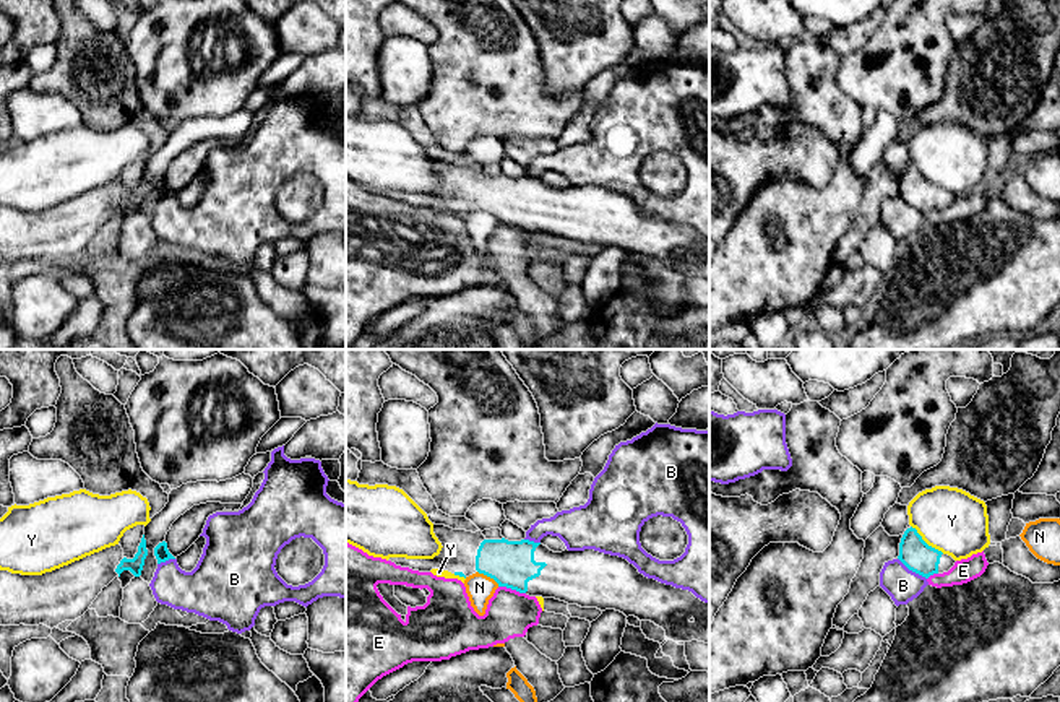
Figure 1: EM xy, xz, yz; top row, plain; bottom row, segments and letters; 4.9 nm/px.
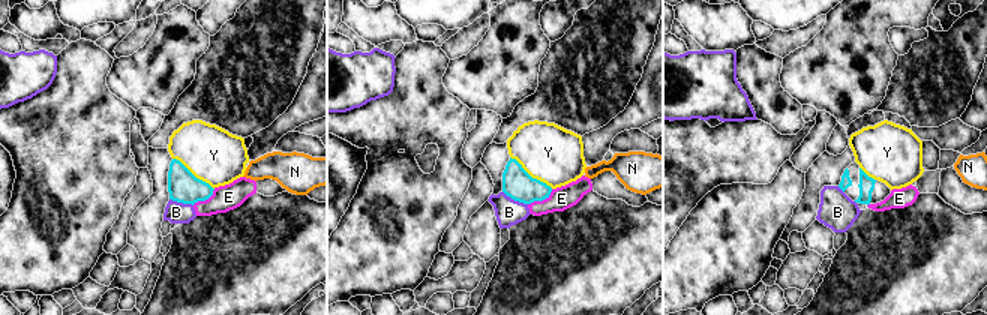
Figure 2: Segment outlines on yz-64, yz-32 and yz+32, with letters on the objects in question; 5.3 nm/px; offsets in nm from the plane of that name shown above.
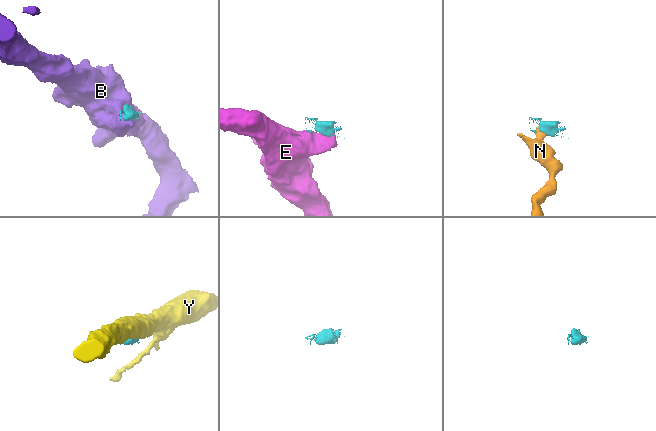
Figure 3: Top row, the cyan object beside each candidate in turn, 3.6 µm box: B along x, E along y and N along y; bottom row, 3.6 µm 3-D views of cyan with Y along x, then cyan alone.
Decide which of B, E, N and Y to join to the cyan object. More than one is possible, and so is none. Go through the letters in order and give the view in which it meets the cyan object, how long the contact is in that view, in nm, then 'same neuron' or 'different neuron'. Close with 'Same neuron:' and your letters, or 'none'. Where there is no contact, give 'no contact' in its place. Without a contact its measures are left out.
B: yz | 180 nm | different neuron
E: xz | 140 nm | different neuron
N: xz | 130 nm | different neuron
Y: yz | 220 nm | different neuron
Same neuron: none

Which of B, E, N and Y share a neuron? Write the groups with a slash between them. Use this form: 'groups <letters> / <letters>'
groups B / E / N / Y

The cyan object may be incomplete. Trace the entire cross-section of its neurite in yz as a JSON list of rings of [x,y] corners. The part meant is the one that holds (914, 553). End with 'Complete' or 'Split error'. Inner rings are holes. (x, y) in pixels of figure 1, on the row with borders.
[[[912,526],[901,538],[898,559],[925,578],[948,572],[956,562],[951,556],[929,546]]]. Split error

